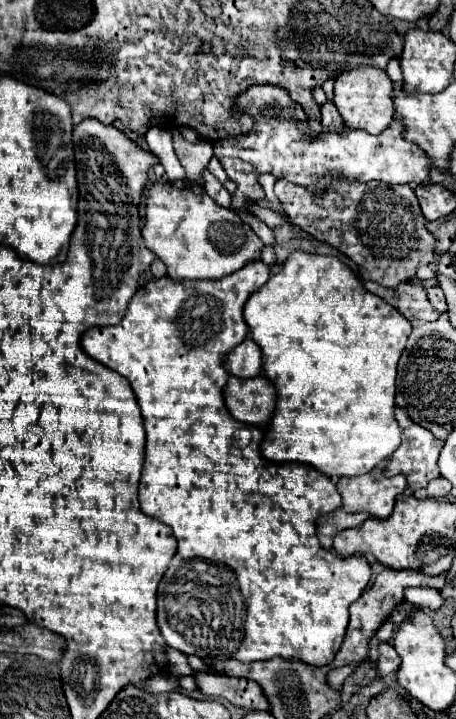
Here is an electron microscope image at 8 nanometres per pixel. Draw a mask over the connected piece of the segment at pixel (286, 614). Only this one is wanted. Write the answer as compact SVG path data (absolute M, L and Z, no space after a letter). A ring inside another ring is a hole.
M252 259L252 263L248 261L246 267L242 267L240 271L234 271L232 275L226 275L216 281L210 281L210 279L208 281L206 279L174 281L170 277L152 279L152 281L144 283L134 293L134 297L130 299L128 309L118 325L96 327L96 329L84 331L82 339L80 339L80 347L82 347L82 351L86 351L88 357L96 359L98 363L106 365L108 369L112 369L128 379L130 387L138 399L140 411L142 411L144 429L146 429L146 459L144 459L144 469L142 469L142 479L140 479L140 489L138 489L140 511L144 511L144 515L148 515L148 517L154 517L154 519L170 525L174 529L174 537L178 541L178 553L172 559L164 579L158 585L158 627L160 627L162 637L168 641L168 645L182 651L184 655L198 655L200 659L206 659L206 657L208 659L238 659L238 661L250 663L250 661L264 661L264 659L272 659L272 657L282 657L282 659L298 659L302 663L322 667L322 665L330 665L334 655L338 653L344 633L346 633L346 625L348 625L348 607L362 595L362 591L366 589L366 585L370 581L372 571L370 571L370 565L364 557L342 559L340 555L324 549L316 537L316 519L342 505L336 485L326 475L320 475L312 467L306 467L300 463L278 465L278 463L266 461L260 455L260 443L264 439L264 433L260 427L248 427L252 431L252 441L248 447L238 449L232 445L232 433L236 429L246 427L246 425L232 419L232 415L228 415L228 409L224 407L222 389L228 379L228 373L222 367L222 357L224 357L224 353L228 353L228 349L236 347L238 343L242 343L246 339L248 327L242 317L242 307L248 301L248 297L268 281L268 277L270 277L270 267L260 259ZM192 559L216 563L218 569L214 575L220 575L218 577L220 583L182 583L182 579L174 581L174 573L184 565L184 561L192 561ZM222 565L226 565L228 569L234 571L236 581L222 581Z

